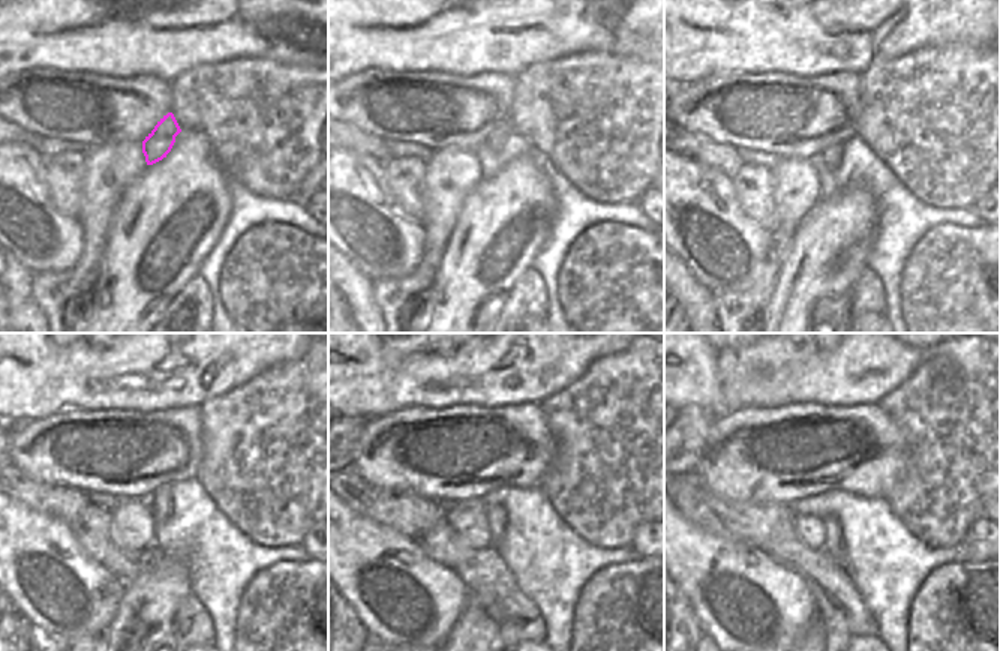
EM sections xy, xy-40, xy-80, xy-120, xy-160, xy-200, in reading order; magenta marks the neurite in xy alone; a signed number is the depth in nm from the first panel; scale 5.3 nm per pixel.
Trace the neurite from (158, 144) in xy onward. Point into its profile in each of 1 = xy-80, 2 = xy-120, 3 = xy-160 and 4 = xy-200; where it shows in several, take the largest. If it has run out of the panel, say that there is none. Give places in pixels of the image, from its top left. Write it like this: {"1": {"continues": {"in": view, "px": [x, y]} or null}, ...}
{"1": {"continues": {"in": "xy-80", "px": [829, 159]}}, "2": {"continues": {"in": "xy-120", "px": [161, 503]}}, "3": {"continues": {"in": "xy-160", "px": [495, 513]}}, "4": {"continues": {"in": "xy-200", "px": [832, 545]}}}

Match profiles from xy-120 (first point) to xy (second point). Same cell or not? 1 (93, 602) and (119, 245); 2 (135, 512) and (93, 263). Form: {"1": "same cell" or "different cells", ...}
{"1": "different cells", "2": "same cell"}

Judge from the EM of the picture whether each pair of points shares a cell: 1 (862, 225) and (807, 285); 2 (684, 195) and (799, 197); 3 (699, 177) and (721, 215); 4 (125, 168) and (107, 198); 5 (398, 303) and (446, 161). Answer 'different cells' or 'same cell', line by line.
1: same cell
2: different cells
3: same cell
4: same cell
5: same cell

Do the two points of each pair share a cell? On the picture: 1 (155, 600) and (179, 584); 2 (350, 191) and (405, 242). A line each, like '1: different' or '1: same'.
1: same
2: same

